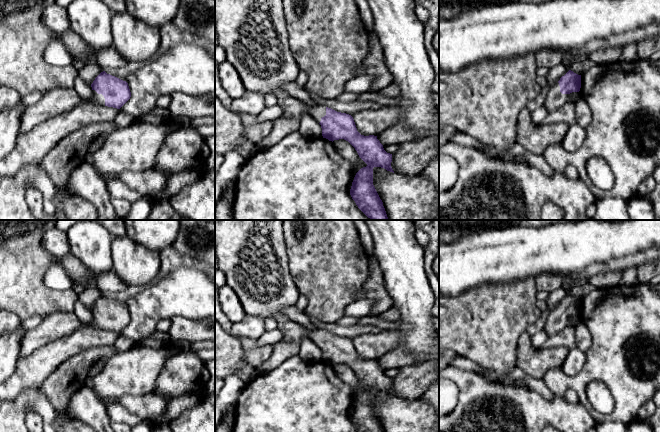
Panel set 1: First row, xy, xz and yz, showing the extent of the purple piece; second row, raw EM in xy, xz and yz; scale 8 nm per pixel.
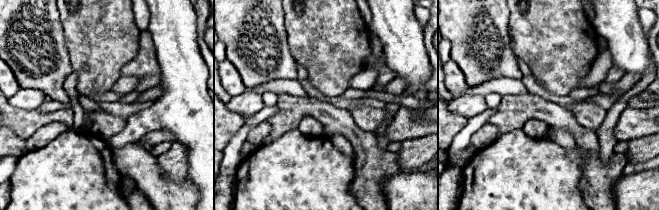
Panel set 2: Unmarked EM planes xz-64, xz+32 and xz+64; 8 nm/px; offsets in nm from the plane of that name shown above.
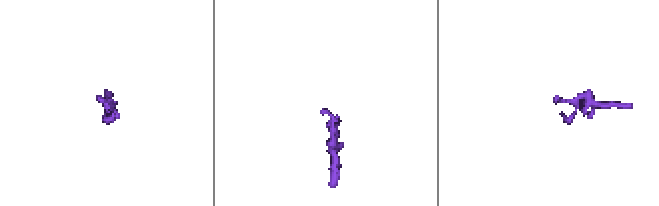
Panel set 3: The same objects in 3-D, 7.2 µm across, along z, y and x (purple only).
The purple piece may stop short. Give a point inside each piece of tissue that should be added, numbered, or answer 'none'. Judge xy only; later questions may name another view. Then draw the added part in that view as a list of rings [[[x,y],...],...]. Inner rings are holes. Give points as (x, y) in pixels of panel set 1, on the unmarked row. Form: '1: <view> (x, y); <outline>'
1: xy (57, 324); [[[51,312],[39,326],[24,334],[21,340],[20,357],[28,356],[34,350],[83,327],[104,330],[105,322],[93,314],[91,324],[82,324],[73,312]]]

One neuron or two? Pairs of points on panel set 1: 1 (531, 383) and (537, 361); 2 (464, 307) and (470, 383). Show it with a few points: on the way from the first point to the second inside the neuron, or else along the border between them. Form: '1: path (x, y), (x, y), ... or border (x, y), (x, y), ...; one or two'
1: border (517, 367), (528, 375), (541, 379); two
2: border (480, 374), (485, 380), (501, 385); two

